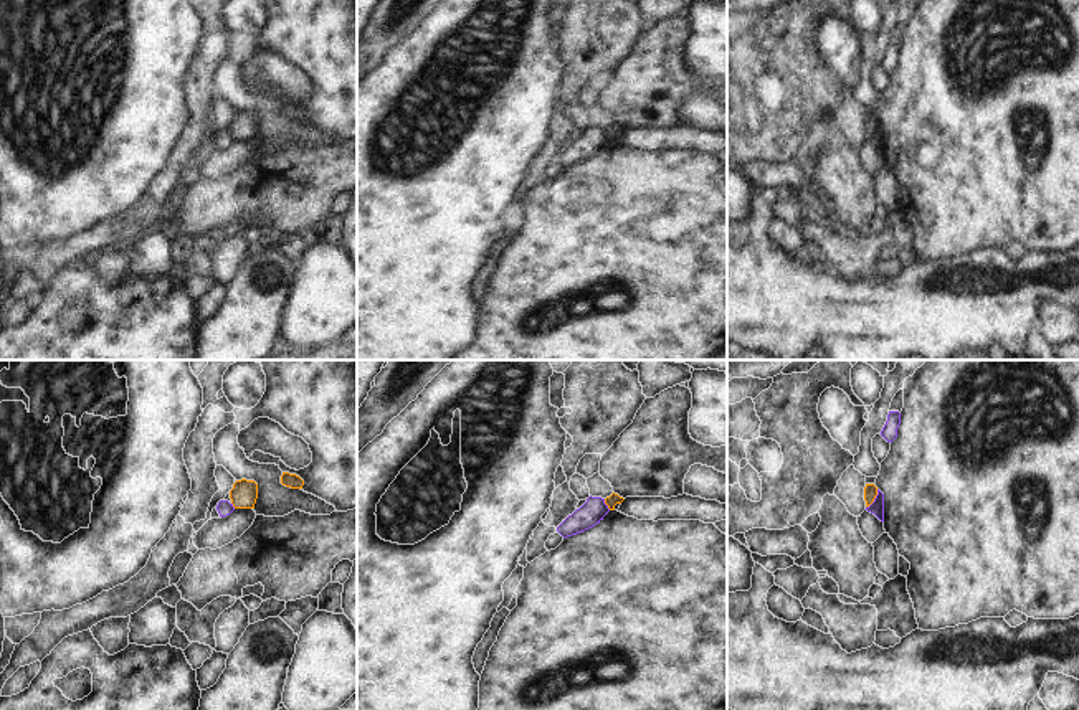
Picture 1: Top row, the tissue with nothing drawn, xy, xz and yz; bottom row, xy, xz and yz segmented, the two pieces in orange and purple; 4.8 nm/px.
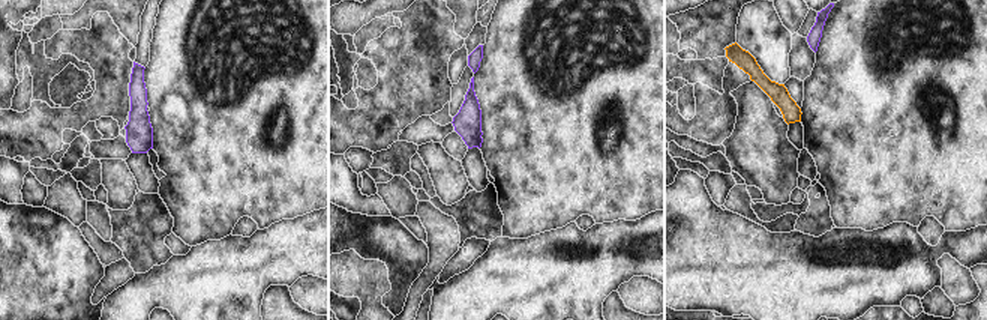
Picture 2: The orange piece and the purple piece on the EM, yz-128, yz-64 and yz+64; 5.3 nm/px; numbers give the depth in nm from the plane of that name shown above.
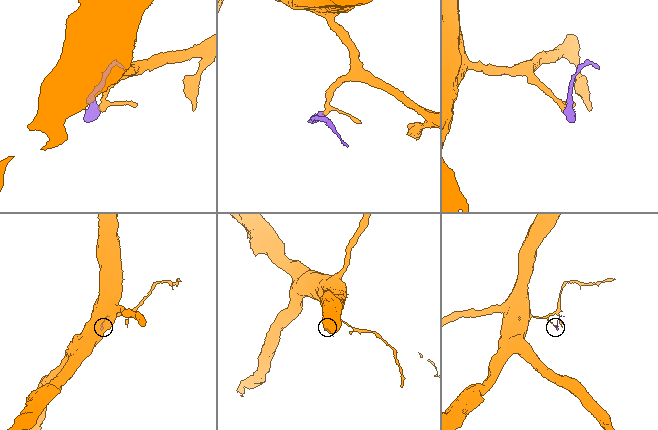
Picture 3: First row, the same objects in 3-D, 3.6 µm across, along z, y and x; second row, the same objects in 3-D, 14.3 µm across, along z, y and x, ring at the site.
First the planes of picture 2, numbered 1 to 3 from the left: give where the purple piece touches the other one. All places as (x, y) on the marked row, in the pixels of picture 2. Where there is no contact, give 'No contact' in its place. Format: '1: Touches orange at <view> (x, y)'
1: No contact
2: No contact
3: No contact.

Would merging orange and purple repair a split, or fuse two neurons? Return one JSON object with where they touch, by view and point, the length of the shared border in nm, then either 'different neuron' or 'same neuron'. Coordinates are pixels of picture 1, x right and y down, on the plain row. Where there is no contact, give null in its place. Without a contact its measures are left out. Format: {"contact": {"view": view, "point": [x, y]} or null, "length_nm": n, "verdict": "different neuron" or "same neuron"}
{"contact": {"view": "yz", "point": [873, 129]}, "length_nm": 110, "verdict": "different neuron"}

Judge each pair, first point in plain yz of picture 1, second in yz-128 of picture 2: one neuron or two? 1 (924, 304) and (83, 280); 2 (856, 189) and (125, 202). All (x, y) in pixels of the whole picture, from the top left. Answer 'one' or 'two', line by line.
1: two
2: one

